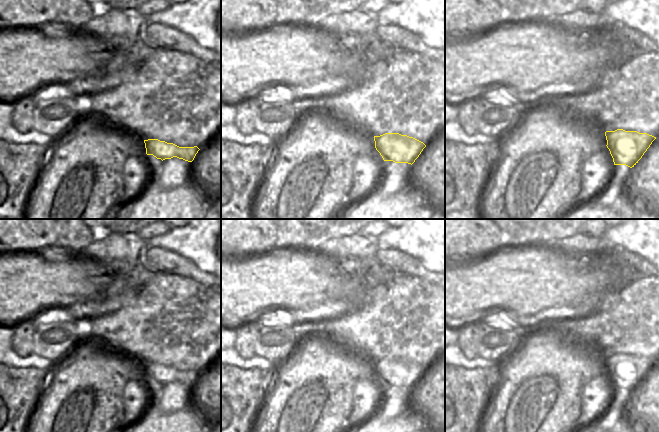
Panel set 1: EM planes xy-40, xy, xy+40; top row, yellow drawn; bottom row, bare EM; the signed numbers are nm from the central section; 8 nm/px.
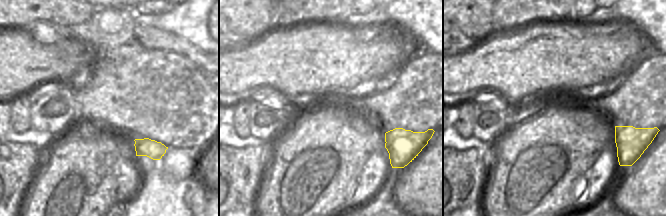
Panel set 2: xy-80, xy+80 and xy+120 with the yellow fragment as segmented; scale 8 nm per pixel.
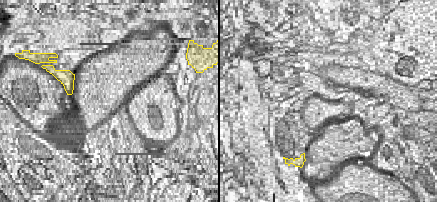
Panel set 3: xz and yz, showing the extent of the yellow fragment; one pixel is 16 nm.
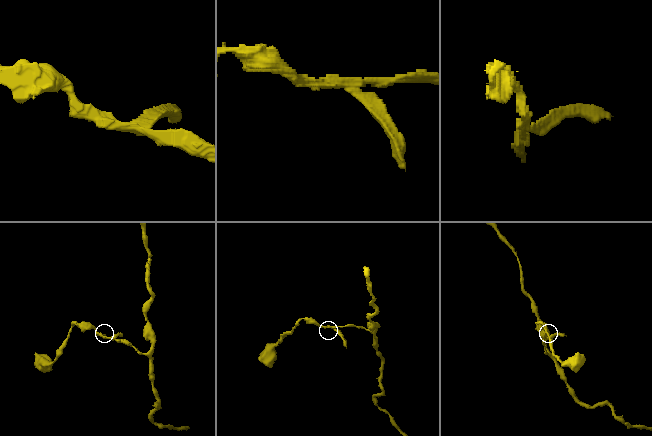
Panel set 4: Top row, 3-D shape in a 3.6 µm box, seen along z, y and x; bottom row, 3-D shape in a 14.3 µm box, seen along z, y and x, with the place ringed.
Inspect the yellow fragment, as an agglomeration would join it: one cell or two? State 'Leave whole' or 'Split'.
Split.

